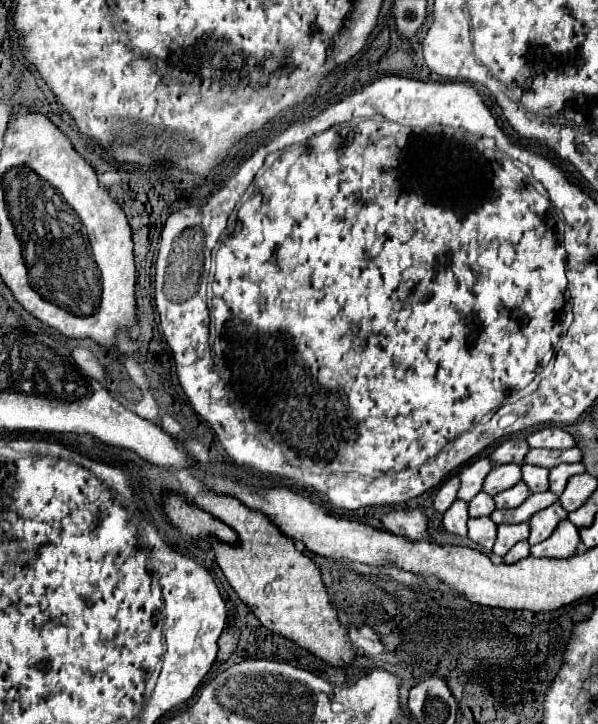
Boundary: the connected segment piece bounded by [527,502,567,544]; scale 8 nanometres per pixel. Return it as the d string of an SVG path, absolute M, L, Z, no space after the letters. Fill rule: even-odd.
M555 502L555 506L549 506L545 510L539 510L537 514L533 514L533 518L529 520L529 528L531 534L527 538L529 544L539 544L543 542L549 534L553 534L553 530L557 528L557 524L567 518L567 512L561 508L559 502Z

